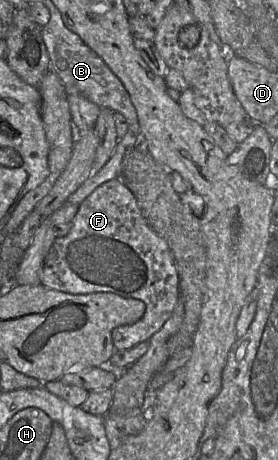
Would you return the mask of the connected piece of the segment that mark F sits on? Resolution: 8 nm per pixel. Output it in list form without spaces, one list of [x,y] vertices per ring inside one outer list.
[[[119,179],[109,180],[99,187],[97,187],[79,206],[74,219],[71,222],[71,228],[67,235],[63,237],[58,237],[54,240],[43,265],[43,271],[41,276],[41,285],[46,288],[54,289],[57,291],[70,293],[70,294],[90,294],[96,292],[107,292],[114,293],[124,298],[135,298],[142,300],[146,305],[146,311],[144,316],[134,324],[131,325],[121,325],[116,327],[112,331],[112,339],[115,350],[127,350],[137,344],[148,341],[151,337],[158,332],[166,321],[171,317],[177,303],[180,300],[180,282],[179,274],[177,271],[177,266],[175,264],[172,252],[167,244],[167,242],[160,237],[147,223],[144,218],[137,200],[130,189]]]

